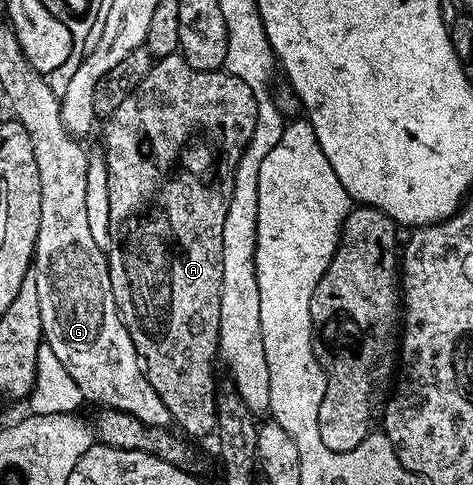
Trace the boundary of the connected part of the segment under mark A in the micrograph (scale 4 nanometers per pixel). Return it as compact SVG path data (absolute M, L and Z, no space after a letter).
M173 53L173 54L172 54L172 55L168 55L168 56L167 56L167 57L160 57L160 58L157 58L157 60L155 60L155 63L154 63L154 66L153 66L153 67L152 67L152 68L151 68L151 69L150 69L150 70L149 70L149 71L148 71L148 75L147 75L147 76L146 76L146 78L145 78L145 79L144 79L144 83L140 83L140 87L136 87L136 91L132 91L132 95L128 95L128 99L124 99L124 103L120 103L120 107L116 107L116 111L115 111L115 112L114 112L114 113L113 113L113 115L112 115L112 116L111 116L111 117L109 117L109 119L108 119L108 120L107 120L107 121L106 121L106 122L105 122L105 125L106 125L106 149L105 149L105 148L104 148L104 156L105 156L105 158L106 158L106 166L107 166L107 167L108 167L108 207L109 207L109 208L110 208L110 248L109 248L109 250L108 250L108 253L109 253L109 256L110 256L110 258L109 258L109 261L108 261L108 268L109 268L109 271L110 271L110 282L111 282L111 283L112 283L112 291L113 291L113 292L114 292L114 301L115 301L115 302L116 302L116 303L117 303L117 304L118 304L118 313L119 313L119 314L120 314L120 316L121 316L121 317L122 317L122 321L123 321L123 322L124 322L124 324L126 324L126 330L127 330L127 331L128 331L128 335L129 335L129 336L130 336L130 338L131 338L131 339L132 339L132 343L133 343L133 344L134 344L134 346L135 346L135 347L136 347L136 351L137 351L137 352L138 352L138 360L139 360L139 362L140 362L140 364L141 364L141 366L142 366L142 368L143 368L143 370L144 370L144 372L145 372L145 375L146 375L146 378L147 378L147 379L148 379L148 383L149 383L149 384L150 384L150 386L151 386L151 387L152 387L152 388L153 388L153 389L154 389L154 390L155 390L155 391L156 391L156 395L160 395L160 399L164 399L164 407L168 407L168 411L169 411L169 412L170 412L170 416L171 416L171 418L172 418L172 421L173 421L173 424L174 424L174 425L175 425L175 426L176 426L176 425L177 425L177 424L178 424L178 425L179 425L179 427L180 427L180 428L182 428L182 429L183 429L183 430L182 430L182 429L179 429L179 430L181 430L181 432L182 432L182 433L183 433L183 434L185 434L185 436L186 436L186 437L187 437L187 438L190 438L190 439L195 439L195 438L194 438L194 437L206 437L206 436L208 436L208 435L209 435L209 433L210 433L210 436L211 436L211 434L213 434L213 433L214 433L214 432L215 432L215 430L217 430L217 405L218 405L218 402L217 402L217 400L216 400L216 390L215 390L215 391L214 391L214 361L215 361L215 365L216 365L216 358L217 358L217 357L218 357L218 356L219 356L219 352L218 352L218 328L219 328L219 327L220 327L220 291L221 291L221 290L222 290L222 236L223 236L223 235L224 235L224 219L225 219L225 218L226 218L226 216L227 216L227 215L228 215L228 207L229 207L229 206L230 206L230 200L231 200L231 199L232 199L232 191L233 191L233 190L234 190L234 169L235 169L235 168L236 168L236 167L237 167L237 165L238 165L238 164L239 164L239 163L240 163L240 159L241 159L241 158L242 158L242 152L244 152L244 151L245 151L245 149L246 149L246 148L247 148L247 147L248 147L248 143L249 143L249 142L250 142L250 140L252 140L252 139L253 139L253 137L252 137L252 131L253 131L253 130L254 130L254 128L255 128L255 127L256 127L256 111L257 111L257 110L258 110L258 104L257 104L257 103L256 103L256 99L255 99L255 98L254 98L254 92L253 92L253 91L252 91L252 87L248 87L248 83L244 83L244 82L243 82L243 81L241 81L241 79L240 79L240 78L238 78L238 77L233 77L233 76L232 76L232 74L231 74L231 73L227 73L227 72L225 72L225 71L215 71L215 72L212 72L212 73L209 73L209 72L208 72L208 71L196 71L196 70L195 70L195 69L193 69L193 68L192 68L192 67L191 67L191 65L189 65L189 64L188 64L188 62L186 62L186 61L185 61L185 59L183 59L183 57L181 57L181 55L179 55L179 54L178 54L178 53Z

